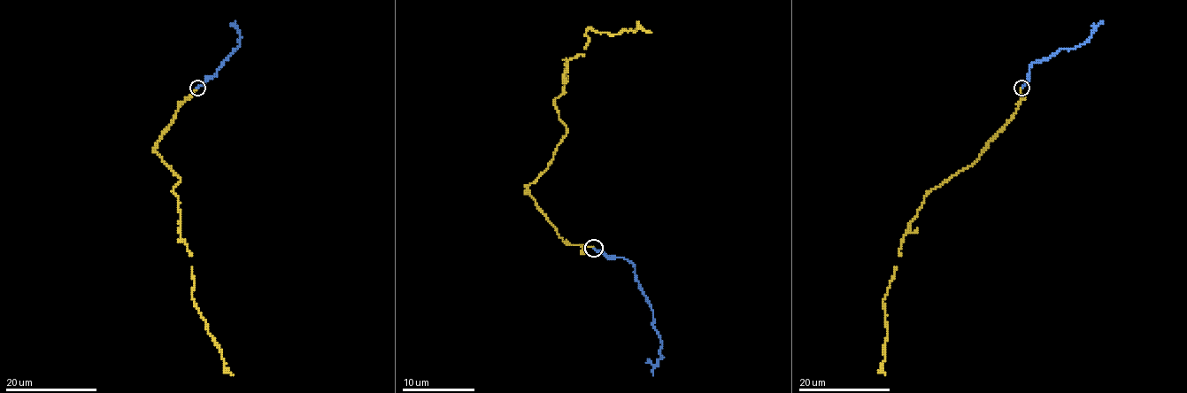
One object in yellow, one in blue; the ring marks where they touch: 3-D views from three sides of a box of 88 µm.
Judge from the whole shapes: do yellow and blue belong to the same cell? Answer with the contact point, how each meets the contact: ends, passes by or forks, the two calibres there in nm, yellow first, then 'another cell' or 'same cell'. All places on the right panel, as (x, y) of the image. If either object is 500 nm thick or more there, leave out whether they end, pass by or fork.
(1021, 88) | yellow ends | blue ends | 150/170 nm | same cell

